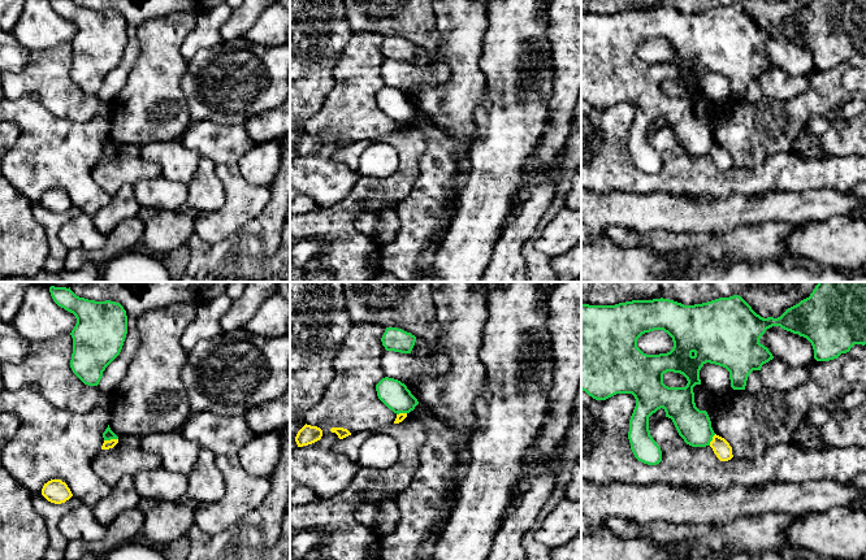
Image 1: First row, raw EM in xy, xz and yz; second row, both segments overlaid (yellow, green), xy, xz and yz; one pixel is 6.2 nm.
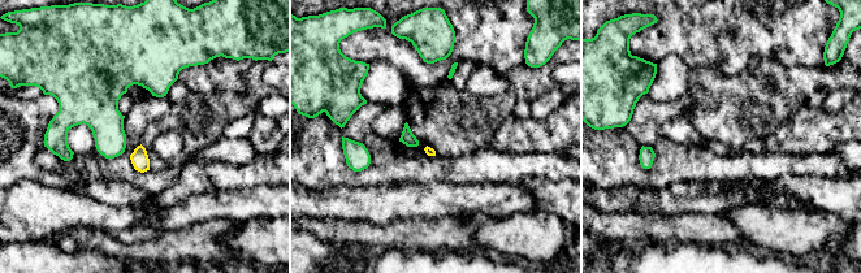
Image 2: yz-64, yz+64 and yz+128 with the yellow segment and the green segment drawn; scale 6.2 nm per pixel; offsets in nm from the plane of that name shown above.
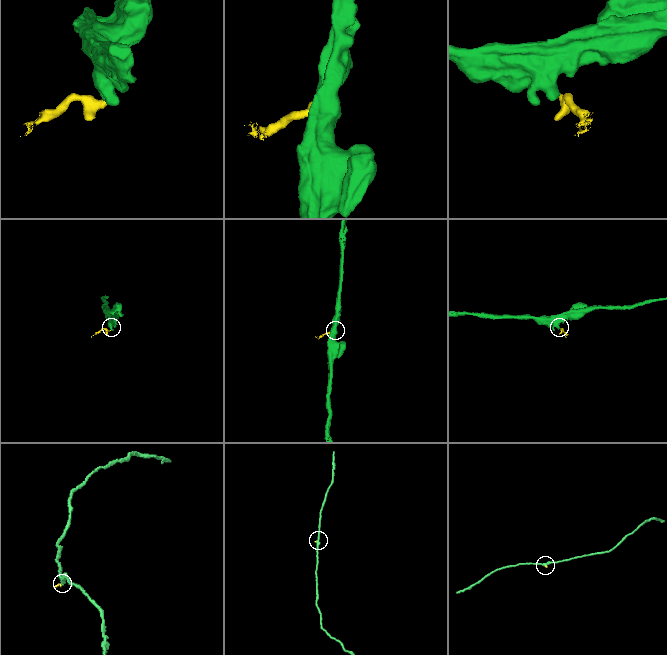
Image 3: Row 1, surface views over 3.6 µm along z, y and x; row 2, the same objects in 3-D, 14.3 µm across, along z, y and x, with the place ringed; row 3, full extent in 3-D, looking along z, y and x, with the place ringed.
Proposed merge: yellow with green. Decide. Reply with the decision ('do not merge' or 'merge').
do not merge

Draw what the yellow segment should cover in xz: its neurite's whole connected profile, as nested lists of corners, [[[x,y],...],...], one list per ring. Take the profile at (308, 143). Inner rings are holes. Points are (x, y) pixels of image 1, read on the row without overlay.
[[[304,134],[296,143],[295,151],[298,156],[312,153],[320,149],[322,146],[322,139],[317,135]]]

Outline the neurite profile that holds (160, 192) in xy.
[[[160,175],[138,181],[133,185],[133,192],[140,208],[174,210],[183,208],[187,185]]]

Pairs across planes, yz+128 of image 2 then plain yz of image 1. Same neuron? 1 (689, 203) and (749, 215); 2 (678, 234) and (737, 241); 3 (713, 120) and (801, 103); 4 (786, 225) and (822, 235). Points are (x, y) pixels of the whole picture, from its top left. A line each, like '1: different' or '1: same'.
1: same
2: same
3: same
4: same

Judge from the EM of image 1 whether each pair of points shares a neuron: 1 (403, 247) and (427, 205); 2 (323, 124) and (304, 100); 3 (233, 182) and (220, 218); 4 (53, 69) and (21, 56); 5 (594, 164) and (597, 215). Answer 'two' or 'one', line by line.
1: one
2: two
3: one
4: two
5: two

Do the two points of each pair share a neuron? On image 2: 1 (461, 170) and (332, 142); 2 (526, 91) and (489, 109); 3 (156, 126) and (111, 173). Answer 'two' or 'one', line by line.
1: one
2: one
3: two

